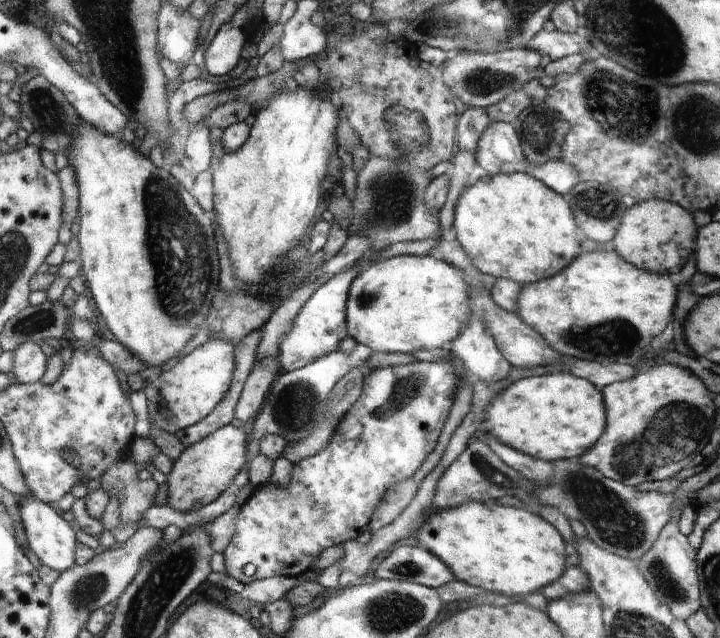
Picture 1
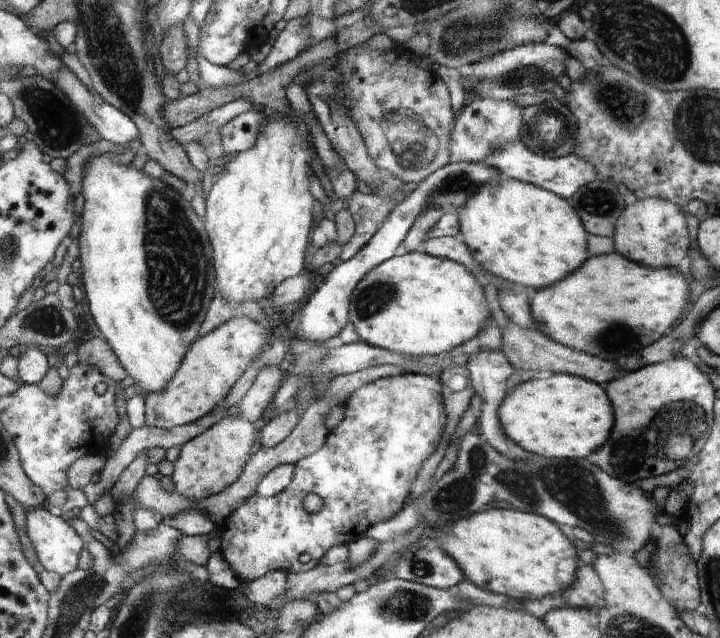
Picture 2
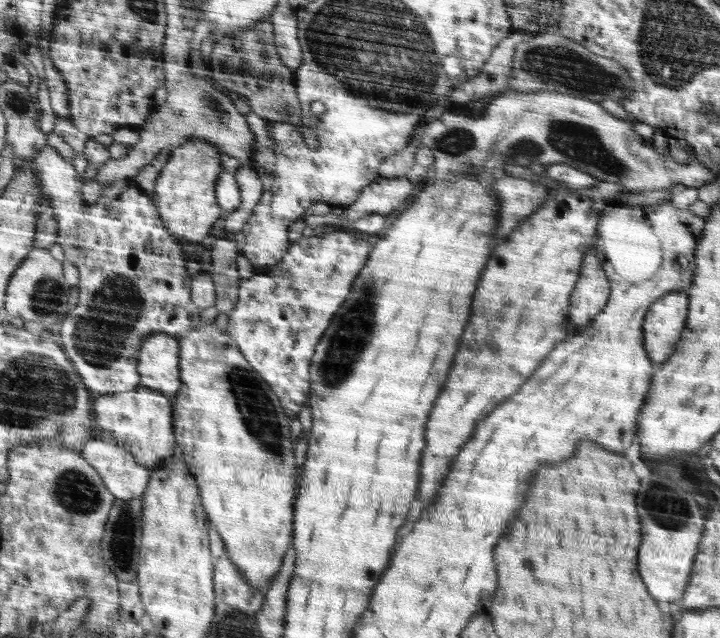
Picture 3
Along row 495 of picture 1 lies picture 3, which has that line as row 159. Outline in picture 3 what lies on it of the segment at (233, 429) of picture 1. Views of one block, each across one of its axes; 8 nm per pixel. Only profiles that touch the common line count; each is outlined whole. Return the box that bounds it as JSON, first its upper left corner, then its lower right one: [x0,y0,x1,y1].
[154,137,224,242]

